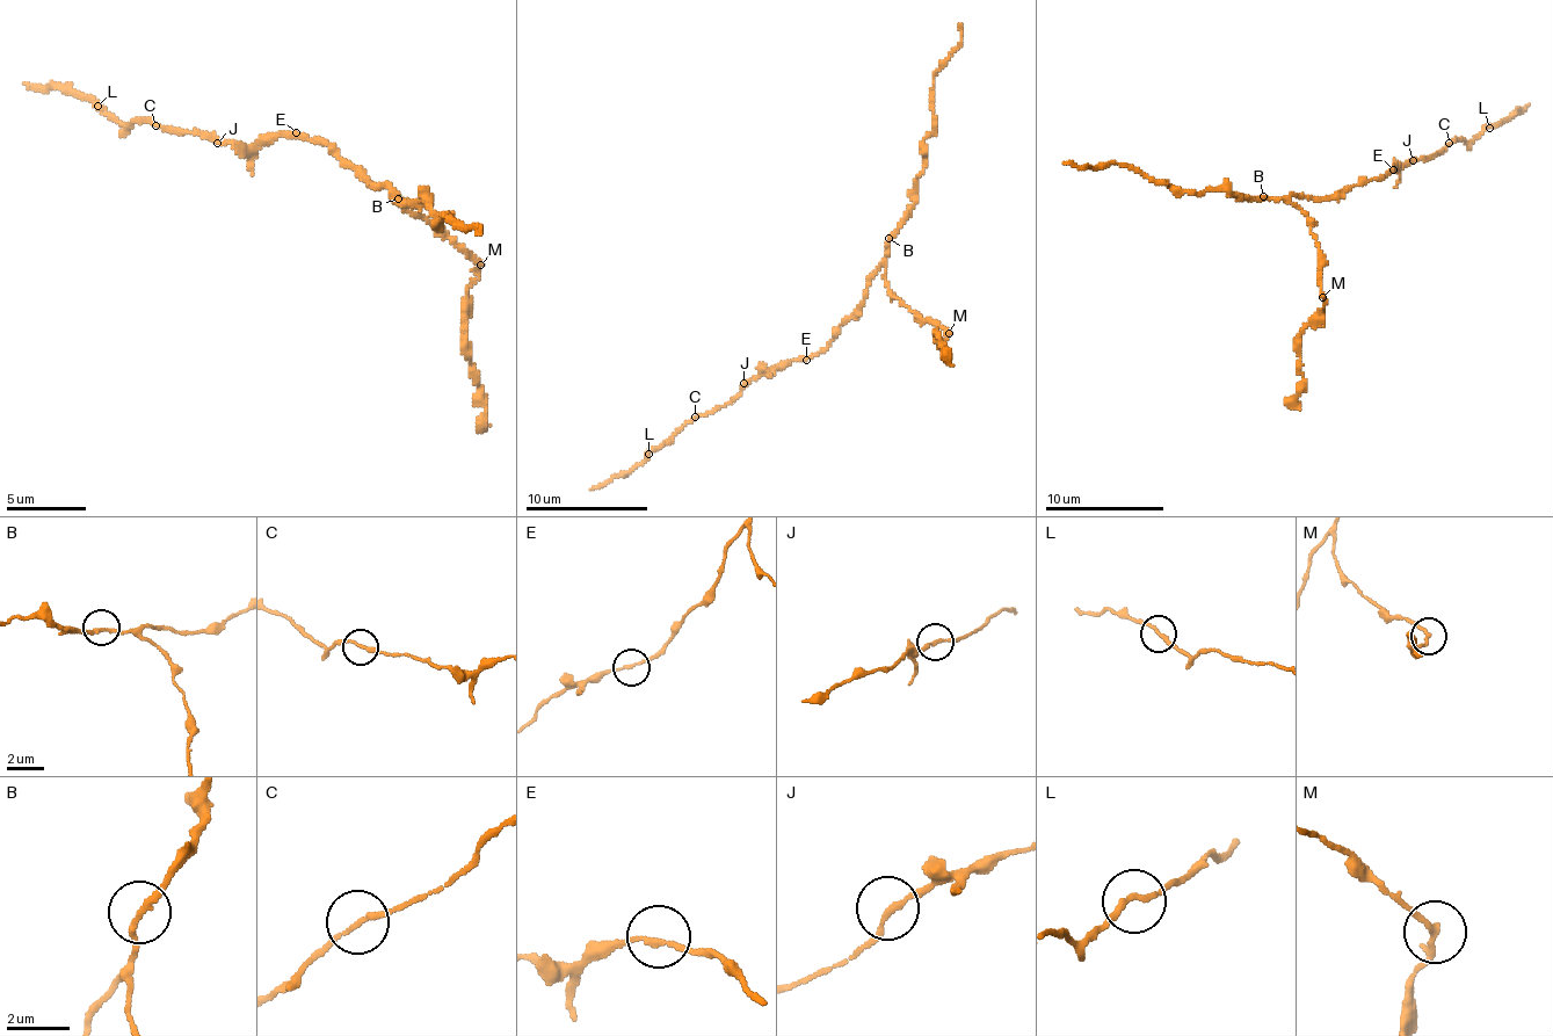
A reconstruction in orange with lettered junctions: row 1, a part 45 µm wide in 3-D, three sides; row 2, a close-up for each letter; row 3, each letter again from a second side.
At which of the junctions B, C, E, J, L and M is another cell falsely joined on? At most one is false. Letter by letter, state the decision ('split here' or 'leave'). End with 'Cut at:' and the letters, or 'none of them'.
B: leave
C: leave
E: leave
J: leave
L: leave
M: leave
Cut at: none of them

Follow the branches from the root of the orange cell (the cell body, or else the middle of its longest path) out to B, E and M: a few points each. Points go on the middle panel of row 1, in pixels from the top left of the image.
B: (851, 314), (864, 298), (868, 279), (886, 256), (889, 238)
E: (851, 314), (836, 338), (806, 360)
M: (851, 314), (864, 298), (868, 281), (883, 266), (885, 282), (894, 296), (912, 312), (948, 334)

